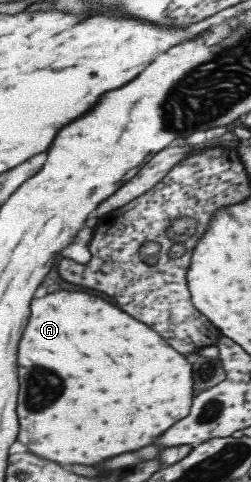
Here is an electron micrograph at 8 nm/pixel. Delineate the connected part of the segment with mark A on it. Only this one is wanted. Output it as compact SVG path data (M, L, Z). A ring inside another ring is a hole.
M69 290L51 292L43 298L33 298L30 304L31 316L27 320L23 334L21 334L16 351L18 377L18 395L16 398L18 434L16 441L25 446L25 453L37 454L37 456L41 454L43 458L59 462L59 464L85 464L85 466L89 466L89 464L101 462L105 458L117 456L121 452L131 452L131 450L137 450L141 446L151 444L153 438L157 438L161 434L161 430L167 430L173 422L187 416L192 398L195 395L192 392L191 364L179 352L175 352L163 338L159 338L151 328L133 320L131 316L127 316L119 308L111 306L109 302L95 298L95 296L89 296L85 292L69 292Z

